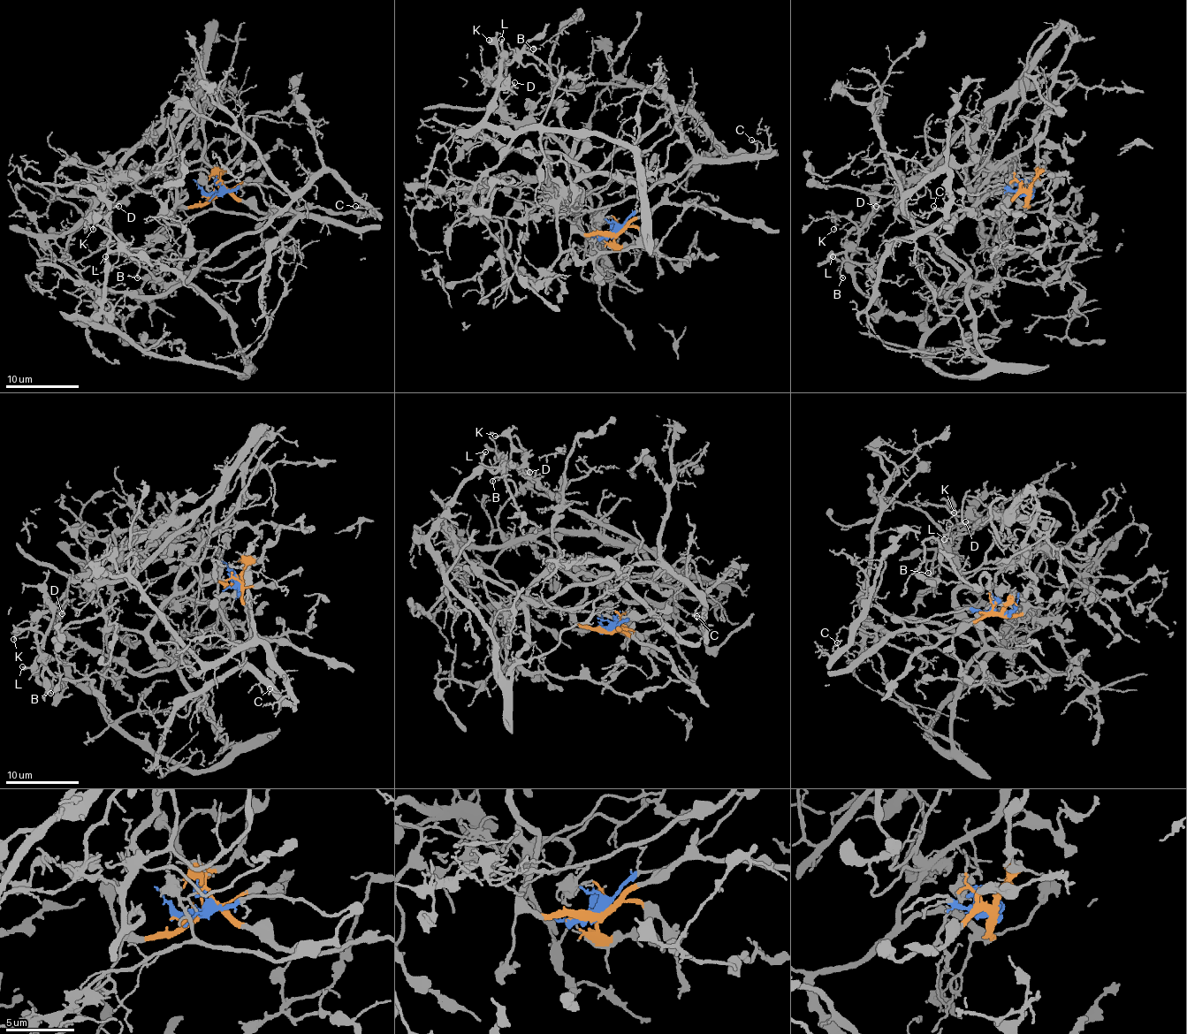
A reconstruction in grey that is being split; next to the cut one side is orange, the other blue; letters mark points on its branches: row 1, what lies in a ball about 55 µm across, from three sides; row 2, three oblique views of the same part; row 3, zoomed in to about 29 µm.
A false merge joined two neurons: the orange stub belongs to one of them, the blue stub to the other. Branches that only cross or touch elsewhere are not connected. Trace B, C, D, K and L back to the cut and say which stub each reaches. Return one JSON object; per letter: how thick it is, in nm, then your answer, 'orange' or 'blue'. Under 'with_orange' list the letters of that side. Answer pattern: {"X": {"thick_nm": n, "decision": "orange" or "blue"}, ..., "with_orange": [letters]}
{"B": {"thick_nm": 140, "decision": "orange"}, "C": {"thick_nm": 130, "decision": "blue"}, "D": {"thick_nm": 150, "decision": "orange"}, "K": {"thick_nm": 150, "decision": "orange"}, "L": {"thick_nm": 200, "decision": "orange"}, "with_orange": ["B", "D", "K", "L"]}

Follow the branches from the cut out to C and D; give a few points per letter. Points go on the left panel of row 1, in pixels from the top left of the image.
C: (216, 193), (293, 193), (297, 215), (281, 230), (277, 215), (330, 171), (367, 206), (356, 206)
D: (216, 194), (185, 193), (172, 216), (181, 276), (231, 327), (242, 375), (91, 322), (118, 206)

